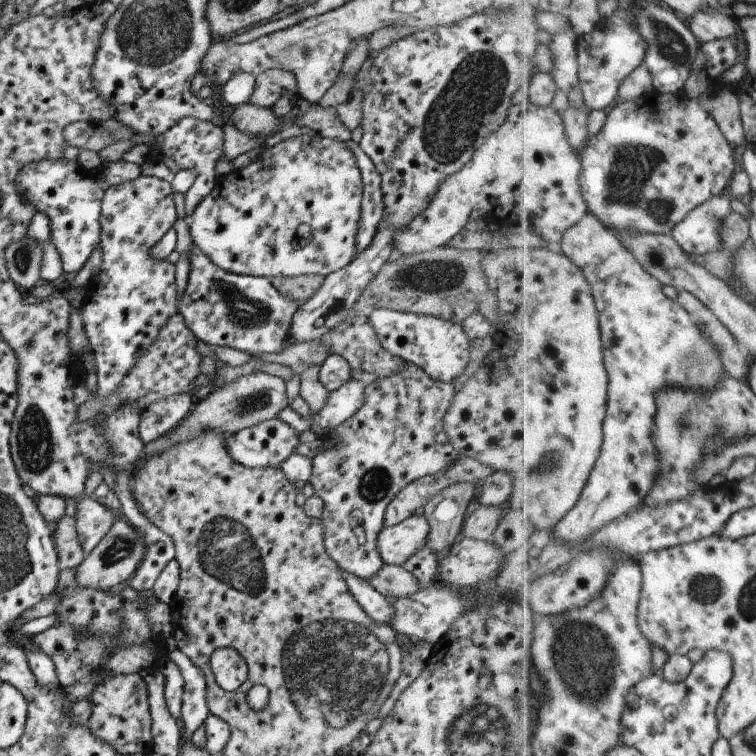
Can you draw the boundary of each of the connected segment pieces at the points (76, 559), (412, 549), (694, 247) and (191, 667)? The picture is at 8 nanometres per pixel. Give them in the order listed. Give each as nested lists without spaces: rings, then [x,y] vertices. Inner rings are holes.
[[[65,514],[52,526],[61,570],[77,568],[85,559],[84,550],[76,536],[75,516]]]
[[[415,514],[390,528],[382,527],[378,536],[378,550],[386,564],[403,566],[418,550],[428,544],[430,526],[426,517]]]
[[[739,169],[729,186],[729,189],[718,197],[712,198],[705,206],[700,206],[698,209],[694,209],[690,216],[686,217],[684,222],[681,222],[675,227],[673,235],[676,240],[683,246],[684,250],[693,255],[712,254],[712,252],[718,252],[718,250],[724,250],[722,248],[722,224],[724,224],[724,218],[730,216],[734,212],[732,199],[737,196],[742,196],[751,190],[751,180],[747,172],[743,169]]]
[[[180,649],[168,654],[170,660],[180,668],[184,678],[184,694],[182,699],[180,727],[183,741],[190,742],[198,726],[202,726],[210,711],[206,700],[206,679],[202,671]]]

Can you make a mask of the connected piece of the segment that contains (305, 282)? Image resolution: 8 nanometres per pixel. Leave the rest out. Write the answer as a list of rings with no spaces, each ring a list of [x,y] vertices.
[[[304,275],[288,278],[271,277],[270,282],[280,294],[284,295],[284,298],[290,298],[300,306],[320,290],[324,279],[323,276]]]

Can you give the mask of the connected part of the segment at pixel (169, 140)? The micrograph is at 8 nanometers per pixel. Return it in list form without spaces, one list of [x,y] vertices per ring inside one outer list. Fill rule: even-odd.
[[[194,117],[181,118],[172,128],[158,135],[154,142],[149,142],[148,148],[160,150],[162,154],[161,162],[164,163],[172,176],[180,170],[194,170],[196,180],[192,183],[190,190],[184,194],[185,198],[185,216],[184,222],[188,226],[192,224],[192,212],[207,194],[212,192],[213,186],[218,182],[216,177],[216,164],[222,160],[224,144],[224,129],[216,126],[212,121],[198,120]]]

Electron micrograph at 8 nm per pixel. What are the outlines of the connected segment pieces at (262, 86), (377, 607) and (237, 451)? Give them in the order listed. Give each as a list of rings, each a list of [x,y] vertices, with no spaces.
[[[270,69],[255,75],[255,87],[248,104],[270,108],[284,92],[292,92],[299,96],[298,83],[292,72],[280,69]]]
[[[340,570],[346,584],[348,584],[348,590],[350,594],[354,596],[356,602],[368,613],[368,616],[380,622],[380,624],[393,624],[394,609],[392,602],[385,596],[382,596],[368,580],[362,580],[346,572],[346,570]]]
[[[276,416],[274,419],[261,422],[256,426],[239,430],[231,435],[228,434],[224,444],[234,462],[239,462],[247,467],[266,468],[280,467],[282,462],[296,451],[298,440],[300,440],[299,432],[292,430],[291,426]]]

